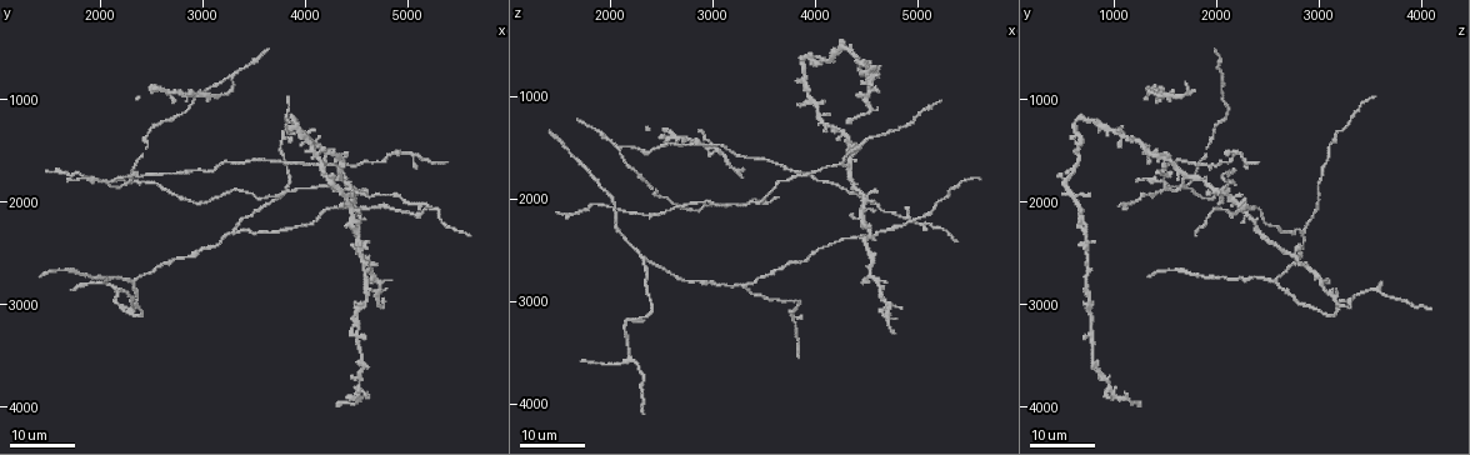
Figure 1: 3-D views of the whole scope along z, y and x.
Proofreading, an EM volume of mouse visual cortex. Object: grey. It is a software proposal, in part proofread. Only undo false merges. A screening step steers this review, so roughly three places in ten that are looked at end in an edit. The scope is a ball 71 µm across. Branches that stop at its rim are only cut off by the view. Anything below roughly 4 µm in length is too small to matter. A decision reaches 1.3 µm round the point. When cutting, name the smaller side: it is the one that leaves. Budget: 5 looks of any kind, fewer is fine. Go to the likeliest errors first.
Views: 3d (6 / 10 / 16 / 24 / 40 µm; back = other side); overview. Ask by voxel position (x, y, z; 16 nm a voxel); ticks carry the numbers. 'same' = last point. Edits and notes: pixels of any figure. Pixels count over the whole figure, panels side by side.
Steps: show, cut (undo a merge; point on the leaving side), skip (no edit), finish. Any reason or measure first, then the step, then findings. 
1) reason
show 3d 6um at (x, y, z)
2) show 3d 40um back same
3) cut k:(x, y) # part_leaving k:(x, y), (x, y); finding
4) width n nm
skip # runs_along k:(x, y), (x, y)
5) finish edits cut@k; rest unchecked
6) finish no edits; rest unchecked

branch point
show 3d 16um at (2080, 1800, 1500)

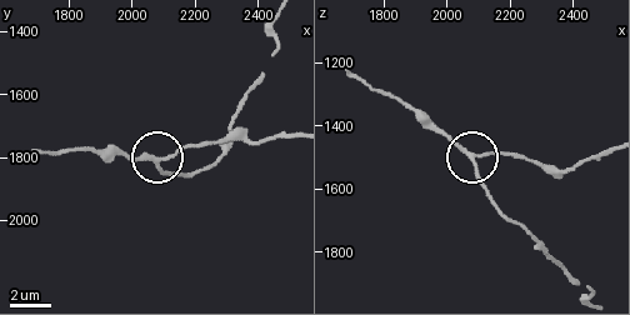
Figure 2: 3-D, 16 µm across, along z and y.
show 3d 10um at (2060, 1810, 1500)

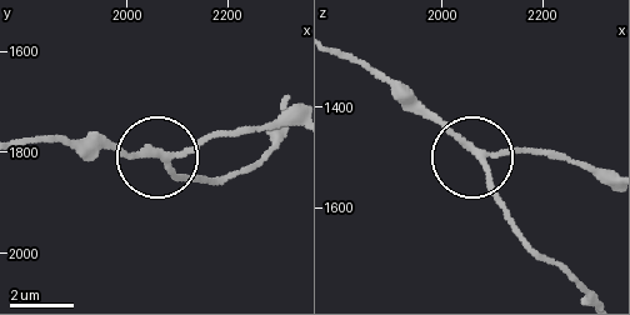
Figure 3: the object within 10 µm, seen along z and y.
arms 3
skip # runs_along 3:(603, 168), (530, 151), (483, 160), (404, 83); continuous, no second cell

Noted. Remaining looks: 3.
a fork
show 3d 16um at (2200, 2840, 3600)

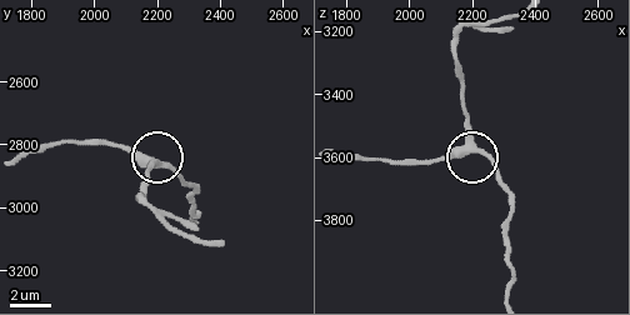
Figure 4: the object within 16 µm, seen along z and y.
closer look
show 3d 10um same

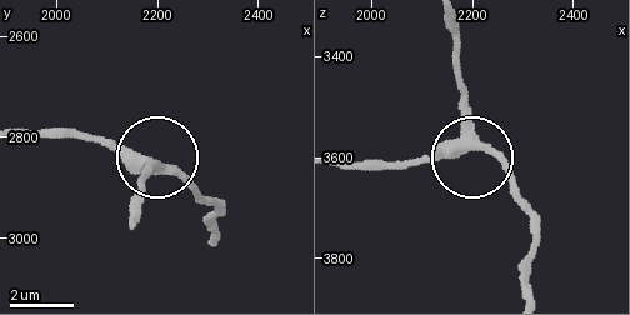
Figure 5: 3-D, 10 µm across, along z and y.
skip # runs_along 5:(446, 21), (460, 45), (463, 148), (390, 164); all the same cell

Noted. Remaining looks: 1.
finish no edits; rest unchecked

